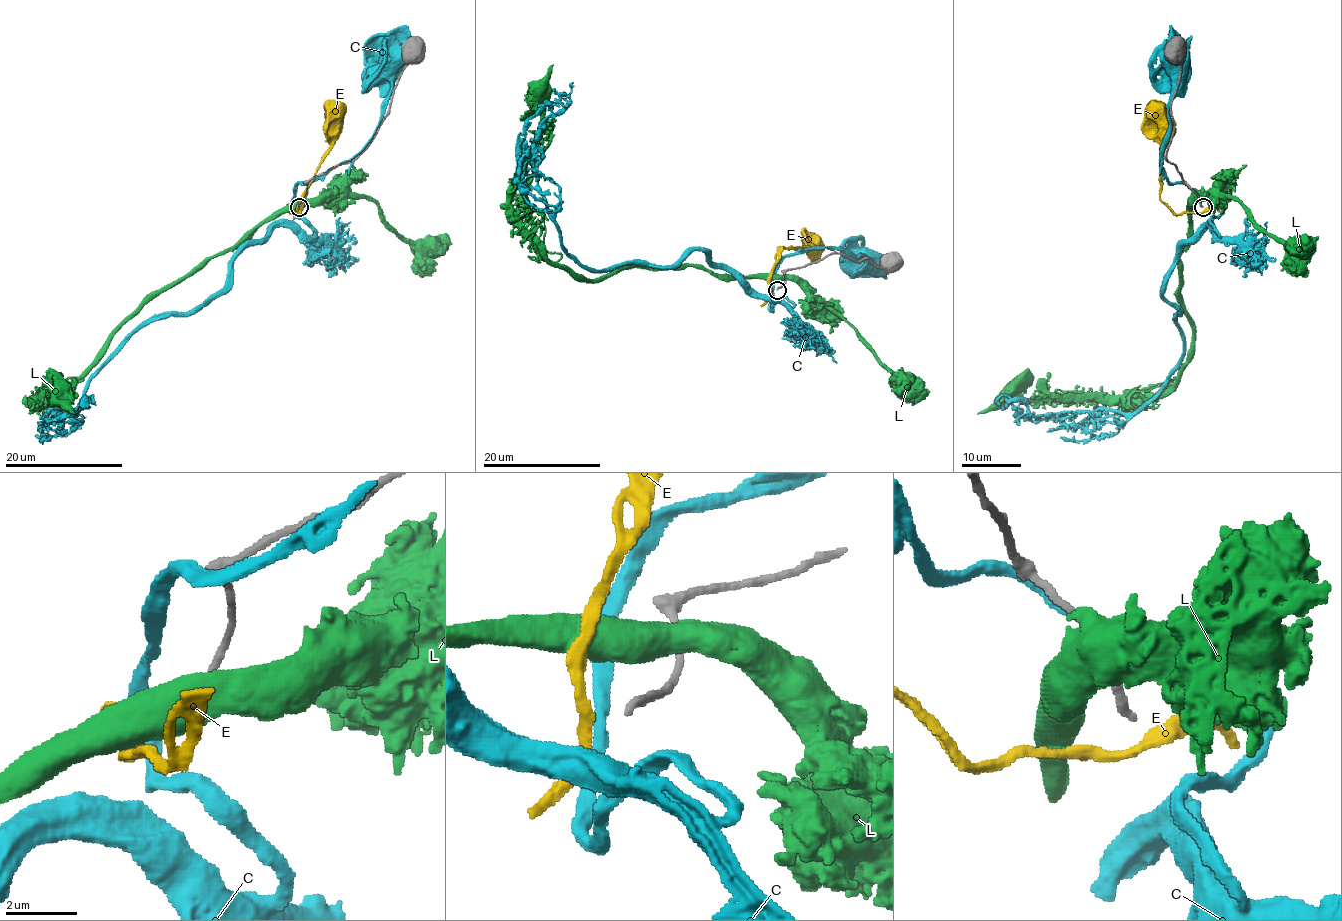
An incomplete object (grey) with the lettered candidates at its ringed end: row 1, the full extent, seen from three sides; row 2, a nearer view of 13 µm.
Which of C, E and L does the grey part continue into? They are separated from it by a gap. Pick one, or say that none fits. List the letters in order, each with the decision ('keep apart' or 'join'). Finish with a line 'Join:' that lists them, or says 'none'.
C: keep apart
E: keep apart
L: keep apart
Join: none

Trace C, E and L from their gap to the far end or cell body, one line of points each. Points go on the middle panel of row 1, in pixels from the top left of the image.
C: (772, 290), (772, 275), (777, 265), (786, 256), (803, 250), (839, 247), (868, 260), (860, 260), (866, 263)
E: (771, 290), (770, 272), (775, 262), (775, 253), (781, 247), (808, 247), (814, 243)
L: (777, 281), (718, 278), (700, 266), (620, 266), (576, 280), (558, 268), (529, 219), (536, 98)

